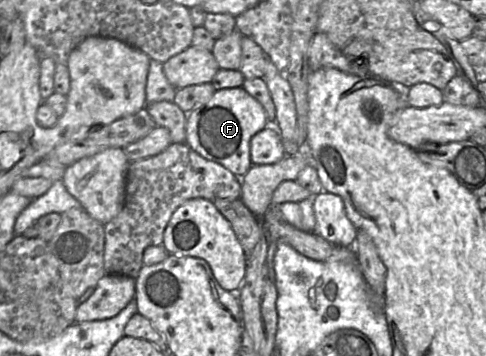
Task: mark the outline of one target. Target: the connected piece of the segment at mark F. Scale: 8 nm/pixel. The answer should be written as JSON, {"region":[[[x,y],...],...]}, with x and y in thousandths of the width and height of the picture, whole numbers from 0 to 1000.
{"region":[[[496,244],[444,253],[436,272],[387,317],[383,399],[420,444],[465,469],[488,497],[498,500],[519,469],[514,396],[519,385],[553,351],[541,298]]]}

